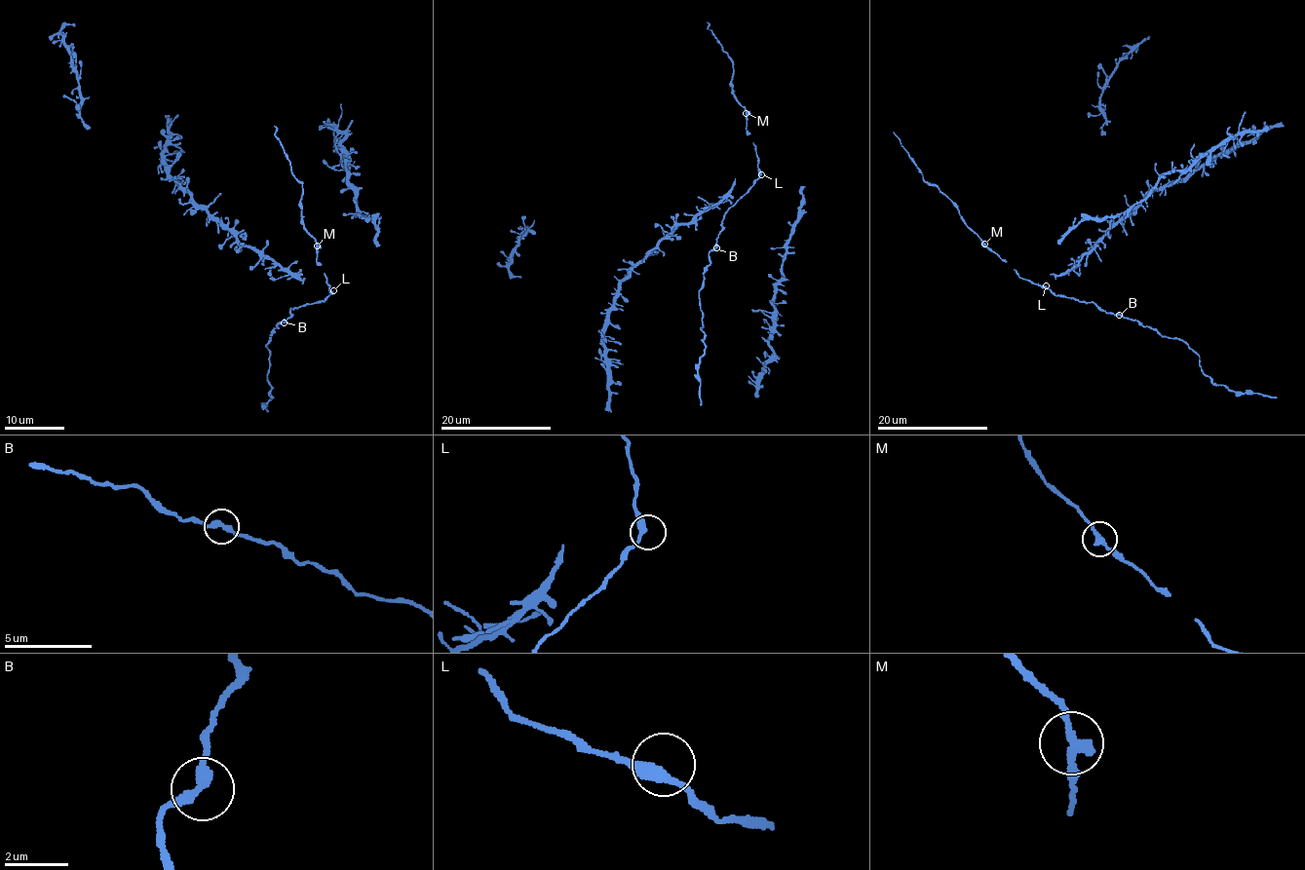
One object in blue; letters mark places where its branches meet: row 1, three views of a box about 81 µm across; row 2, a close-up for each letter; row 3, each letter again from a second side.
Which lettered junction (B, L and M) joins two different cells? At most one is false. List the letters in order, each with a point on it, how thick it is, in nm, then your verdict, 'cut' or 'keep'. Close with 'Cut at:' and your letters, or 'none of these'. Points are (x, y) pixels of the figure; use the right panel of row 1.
B: (1119, 315) | 320 nm | keep
L: (1046, 285) | 340 nm | keep
M: (984, 244) | 320 nm | cut
Cut at: M

